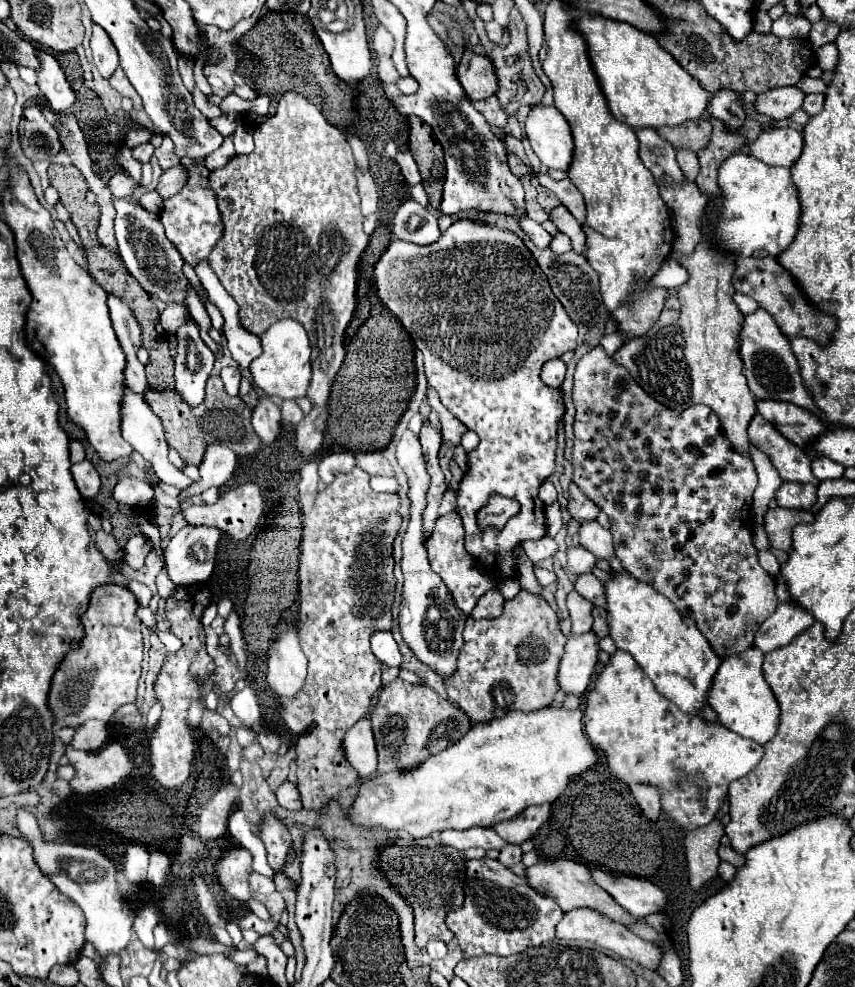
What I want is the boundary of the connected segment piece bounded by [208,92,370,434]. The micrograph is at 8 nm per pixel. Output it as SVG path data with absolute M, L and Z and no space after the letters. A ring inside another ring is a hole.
M286 92L280 102L278 102L278 108L276 108L276 114L270 116L266 120L266 124L258 126L256 132L254 132L254 140L256 140L256 148L250 156L234 156L224 168L220 170L214 170L210 174L210 186L214 188L216 196L218 196L218 206L220 206L220 212L222 212L222 218L224 218L224 238L214 246L208 262L212 266L212 270L216 272L216 276L220 278L222 286L226 288L226 292L238 302L240 306L240 320L242 320L242 326L246 330L250 330L252 334L260 336L264 334L276 320L282 320L282 318L294 318L298 320L308 336L310 336L310 346L312 346L312 380L310 380L310 390L308 390L308 398L316 404L316 410L318 410L318 416L314 420L314 426L320 434L326 432L326 406L328 406L328 394L330 394L330 386L334 382L334 376L338 374L340 366L342 366L342 360L344 360L344 332L346 332L346 326L348 322L352 320L354 316L354 308L356 308L356 286L358 286L358 262L366 250L366 246L370 244L370 238L368 234L362 230L362 214L360 214L360 196L358 196L358 188L356 188L356 164L354 164L354 156L352 156L352 150L350 150L350 144L346 142L346 136L342 130L334 128L324 116L322 112L310 104L304 96L296 94L296 92ZM312 282L314 284L314 290L310 290L306 294L306 284Z

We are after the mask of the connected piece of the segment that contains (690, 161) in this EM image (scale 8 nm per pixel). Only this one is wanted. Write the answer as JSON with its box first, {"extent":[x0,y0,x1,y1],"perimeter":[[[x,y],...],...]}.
{"extent":[676,150,698,182],"perimeter":[[[676,150],[678,156],[678,166],[684,172],[684,180],[686,182],[694,182],[698,176],[698,156],[694,152],[686,152],[686,150]]]}

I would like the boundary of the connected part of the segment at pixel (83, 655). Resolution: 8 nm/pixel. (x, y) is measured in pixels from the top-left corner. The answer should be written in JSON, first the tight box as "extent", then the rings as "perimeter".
{"extent":[48,584,142,728],"perimeter":[[[104,584],[92,592],[90,606],[82,616],[84,640],[74,650],[68,652],[68,656],[62,660],[62,664],[58,666],[58,670],[52,678],[48,704],[56,716],[58,726],[78,728],[90,718],[108,722],[110,716],[120,706],[136,702],[138,678],[140,678],[140,670],[142,670],[142,622],[136,614],[138,606],[140,604],[138,604],[136,596],[128,588],[118,586],[118,584]]]}

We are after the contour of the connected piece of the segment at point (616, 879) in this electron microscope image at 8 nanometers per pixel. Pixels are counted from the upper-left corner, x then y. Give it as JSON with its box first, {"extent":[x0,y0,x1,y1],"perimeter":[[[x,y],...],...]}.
{"extent":[590,870,668,918],"perimeter":[[[590,870],[598,886],[602,886],[630,914],[646,918],[648,914],[668,908],[666,894],[650,880],[638,876],[612,876],[602,870]]]}

